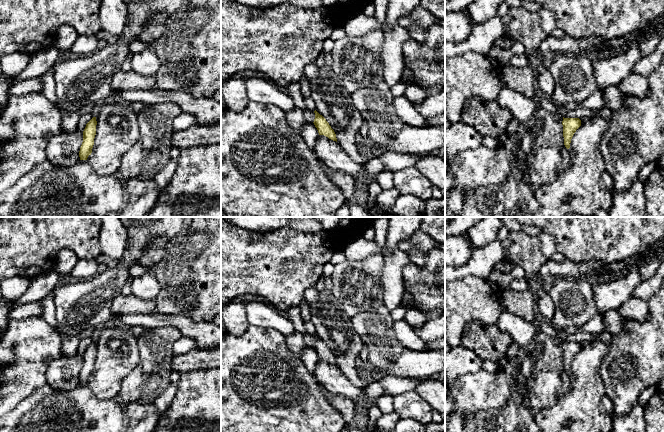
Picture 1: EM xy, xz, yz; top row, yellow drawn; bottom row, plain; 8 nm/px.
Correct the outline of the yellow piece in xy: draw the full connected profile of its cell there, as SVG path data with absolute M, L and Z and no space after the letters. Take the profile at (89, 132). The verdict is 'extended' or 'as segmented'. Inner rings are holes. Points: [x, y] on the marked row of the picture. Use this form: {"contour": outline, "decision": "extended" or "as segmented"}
{"contour": "M93 117L87 124L83 131L83 142L80 147L79 157L80 160L87 160L88 156L92 153L94 145L94 138L96 135L96 117Z", "decision": "as segmented"}

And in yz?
{"contour": "M564 118L563 125L563 137L564 145L567 149L570 148L571 139L576 130L581 126L581 120L579 118Z", "decision": "as segmented"}

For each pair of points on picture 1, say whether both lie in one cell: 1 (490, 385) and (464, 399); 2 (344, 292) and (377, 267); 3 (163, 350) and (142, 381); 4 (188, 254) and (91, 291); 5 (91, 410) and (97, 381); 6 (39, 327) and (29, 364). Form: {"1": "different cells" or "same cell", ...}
{"1": "same cell", "2": "same cell", "3": "same cell", "4": "different cells", "5": "different cells", "6": "same cell"}

